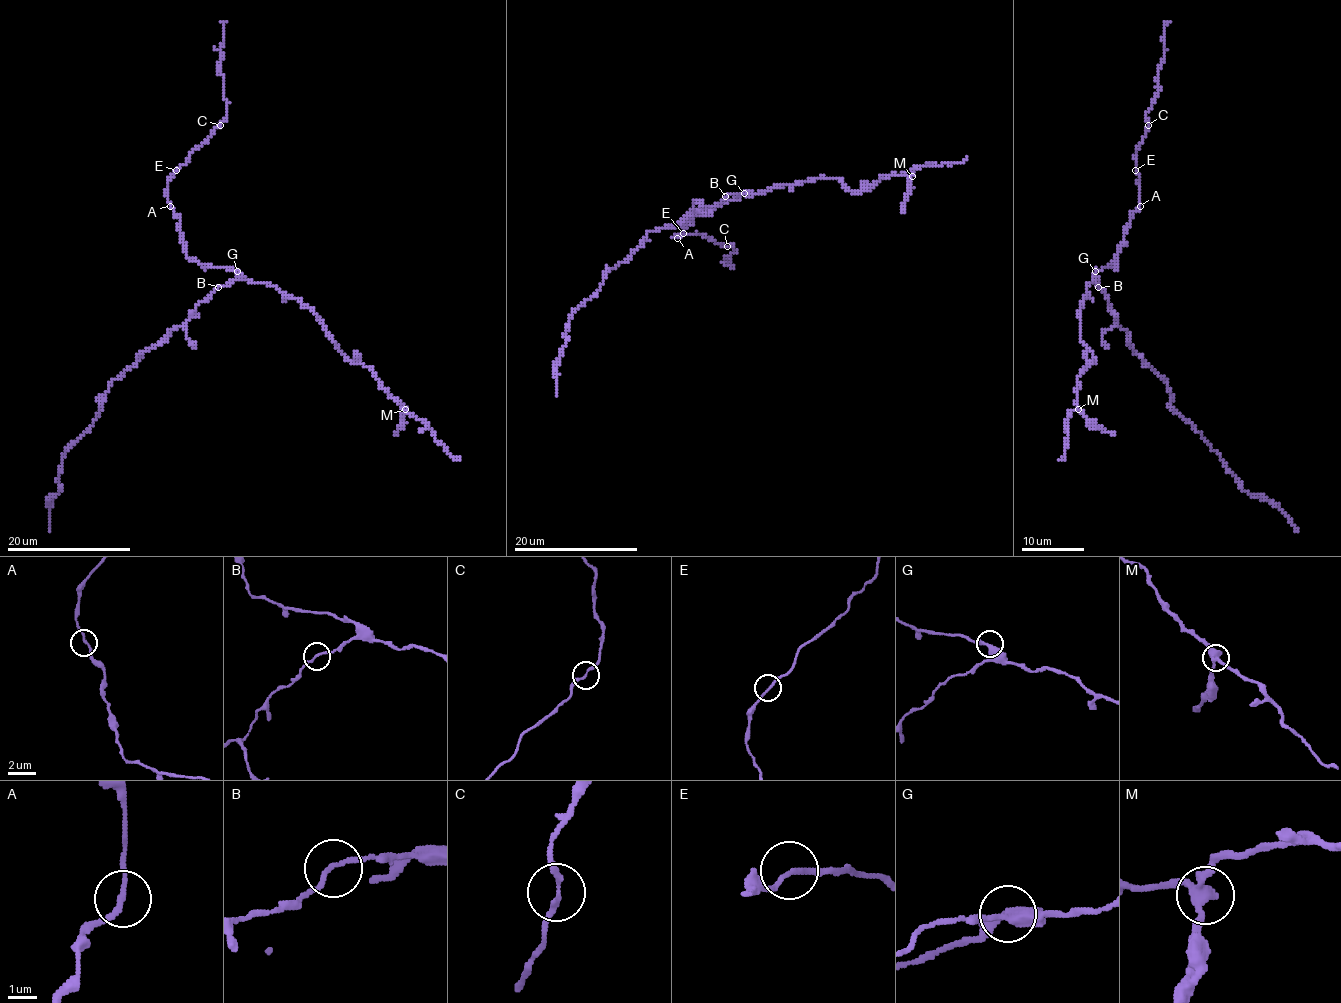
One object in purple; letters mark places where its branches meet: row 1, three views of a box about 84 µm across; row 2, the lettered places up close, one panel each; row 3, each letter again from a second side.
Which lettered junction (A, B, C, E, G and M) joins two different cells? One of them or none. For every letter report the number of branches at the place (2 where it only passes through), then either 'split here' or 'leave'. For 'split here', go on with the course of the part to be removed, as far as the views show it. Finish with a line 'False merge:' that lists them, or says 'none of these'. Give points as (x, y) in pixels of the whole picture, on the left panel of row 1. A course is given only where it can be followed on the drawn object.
A: 2 branches meet; leave
B: 2 branches meet; leave
C: 2 branches meet; leave
E: 2 branches meet; leave
G: 2 branches meet; leave
M: 3 branches meet; leave
False merge: none of these

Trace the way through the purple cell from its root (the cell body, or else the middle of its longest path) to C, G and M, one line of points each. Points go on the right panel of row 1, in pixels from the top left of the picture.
C: (1104, 293), (1097, 285), (1095, 273), (1115, 260), (1131, 215), (1140, 204), (1135, 153), (1148, 125)
G: (1104, 293), (1097, 285), (1095, 271)
M: (1104, 293), (1095, 279), (1089, 283), (1079, 311), (1079, 339), (1092, 353), (1093, 363), (1078, 378), (1078, 409)

